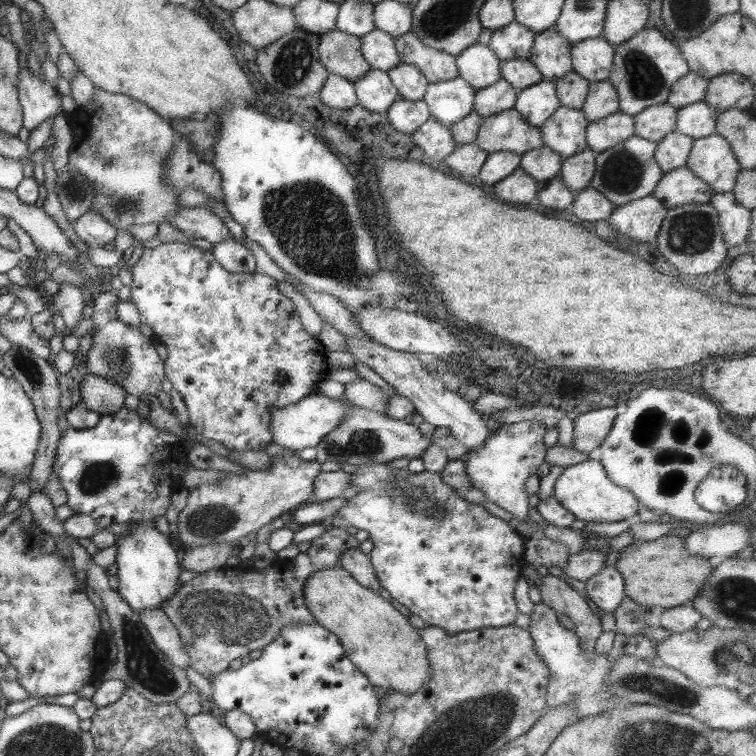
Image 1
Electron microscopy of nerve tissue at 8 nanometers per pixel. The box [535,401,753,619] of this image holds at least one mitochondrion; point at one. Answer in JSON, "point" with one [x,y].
{"point":[647,421]}

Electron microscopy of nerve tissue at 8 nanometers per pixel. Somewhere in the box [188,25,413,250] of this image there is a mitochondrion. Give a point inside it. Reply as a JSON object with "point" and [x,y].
{"point":[295,58]}

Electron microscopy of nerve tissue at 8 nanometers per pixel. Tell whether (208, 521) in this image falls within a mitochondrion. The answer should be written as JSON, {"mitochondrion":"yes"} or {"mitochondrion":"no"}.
{"mitochondrion":"yes"}

